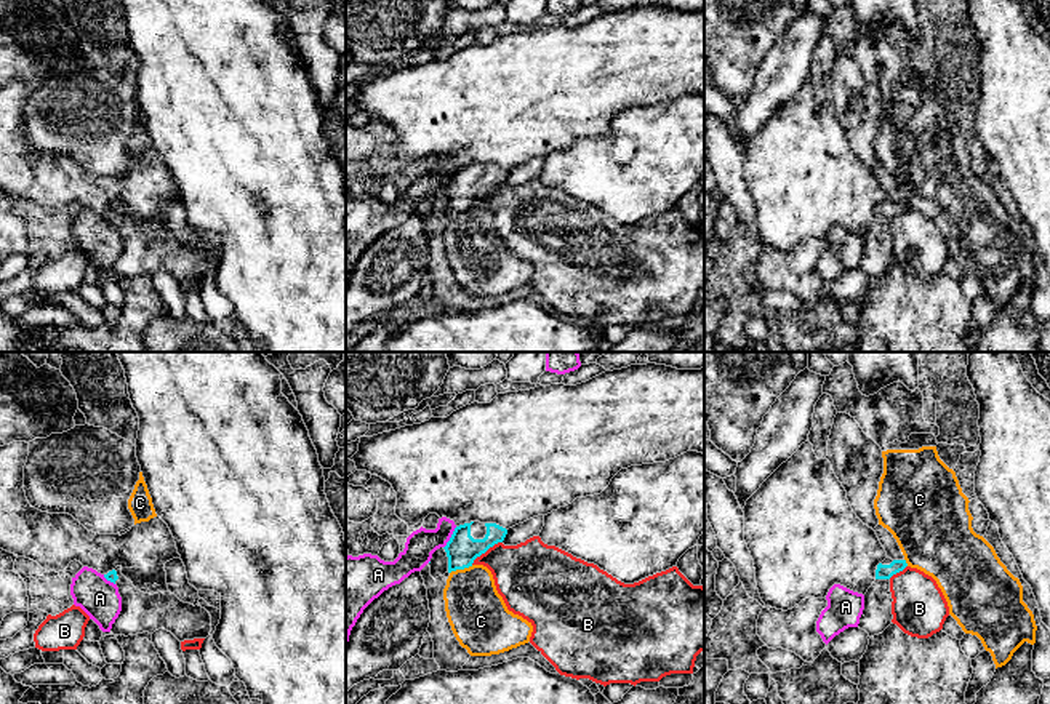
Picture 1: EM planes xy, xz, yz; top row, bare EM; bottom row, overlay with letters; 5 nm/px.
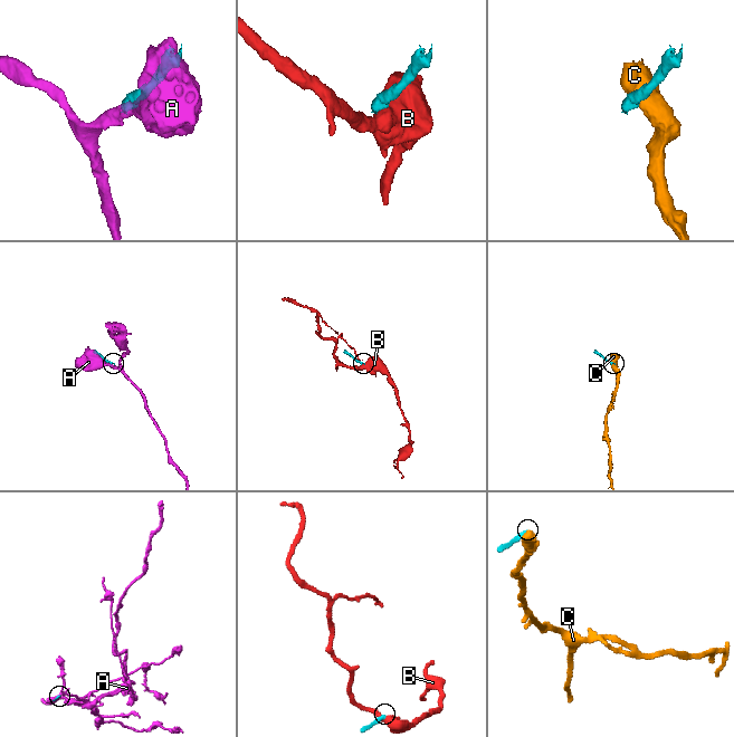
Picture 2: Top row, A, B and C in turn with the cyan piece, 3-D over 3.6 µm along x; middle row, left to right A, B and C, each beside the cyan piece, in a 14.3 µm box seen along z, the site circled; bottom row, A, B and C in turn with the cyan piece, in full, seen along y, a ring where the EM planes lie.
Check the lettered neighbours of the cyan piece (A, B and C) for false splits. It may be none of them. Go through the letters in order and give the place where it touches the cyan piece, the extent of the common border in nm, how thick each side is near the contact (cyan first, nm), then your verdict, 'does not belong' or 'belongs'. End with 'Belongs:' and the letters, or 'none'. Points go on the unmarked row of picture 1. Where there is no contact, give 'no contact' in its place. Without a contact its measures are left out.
A: xz (450, 180) | 130 nm | 160/150 nm | does not belong
B: xz (485, 192) | 200 nm | 160/320 nm | does not belong
C: xz (461, 210) | 130 nm | 160/300 nm | does not belong
Belongs: none

